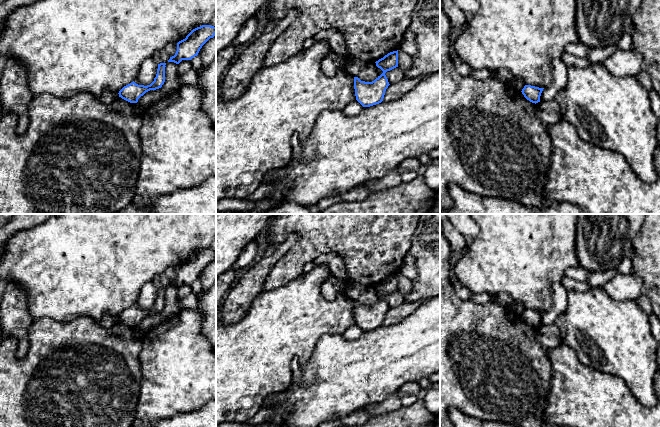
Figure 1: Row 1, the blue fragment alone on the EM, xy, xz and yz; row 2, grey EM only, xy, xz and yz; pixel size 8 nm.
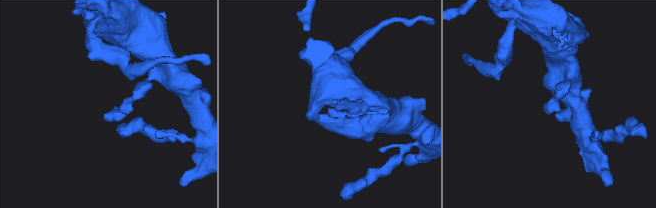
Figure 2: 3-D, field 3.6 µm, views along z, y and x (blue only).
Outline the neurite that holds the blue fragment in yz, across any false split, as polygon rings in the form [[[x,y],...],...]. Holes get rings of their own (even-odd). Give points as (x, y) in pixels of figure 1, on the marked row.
[[[525,85],[522,89],[524,97],[532,103],[540,102],[540,96],[544,88],[539,88],[531,85]]]

